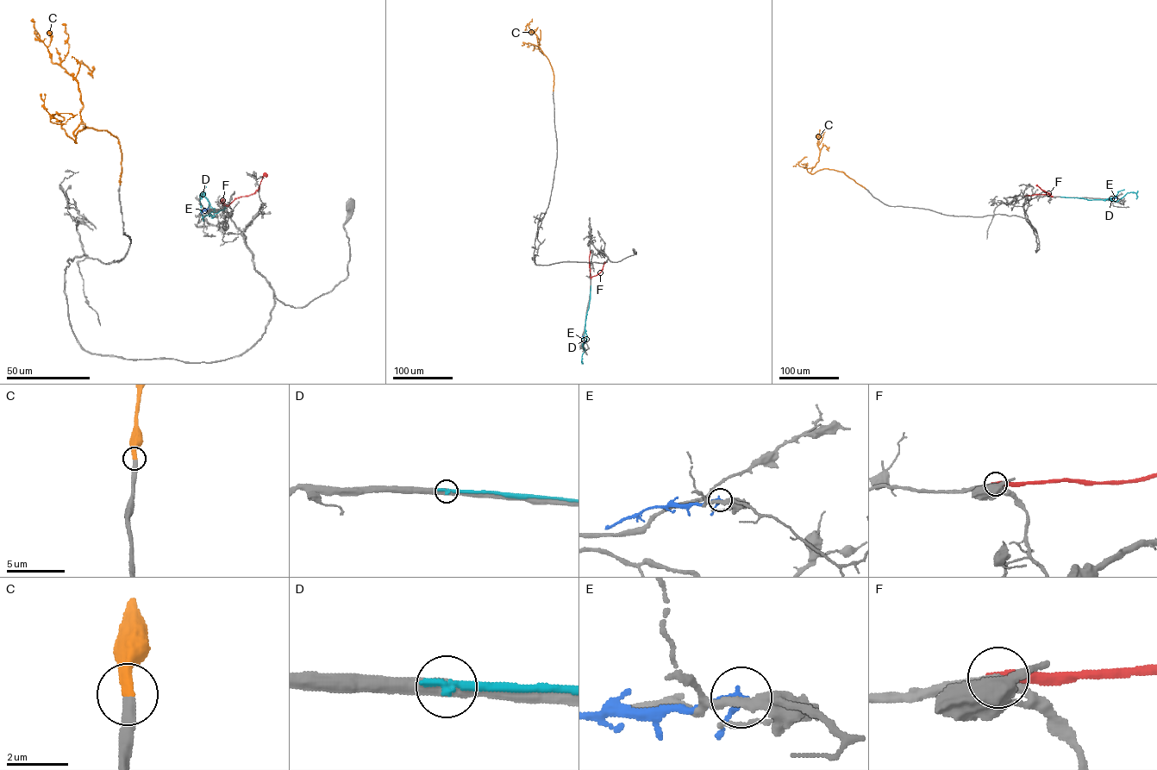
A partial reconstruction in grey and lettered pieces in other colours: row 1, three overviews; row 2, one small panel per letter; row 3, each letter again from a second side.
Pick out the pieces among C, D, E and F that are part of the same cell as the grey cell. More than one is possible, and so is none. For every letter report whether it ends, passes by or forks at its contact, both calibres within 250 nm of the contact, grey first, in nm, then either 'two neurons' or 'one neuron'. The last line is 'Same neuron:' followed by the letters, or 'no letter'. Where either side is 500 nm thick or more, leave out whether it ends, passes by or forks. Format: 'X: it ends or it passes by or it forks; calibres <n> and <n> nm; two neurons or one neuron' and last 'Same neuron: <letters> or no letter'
C: it ends; calibres 400 and 400 nm; one neuron
D: it ends; calibres 440 and 320 nm; two neurons
E: it passes by; calibres 280 and 180 nm; two neurons
F: it ends; calibres 280 and 480 nm; two neurons
Same neuron: C

